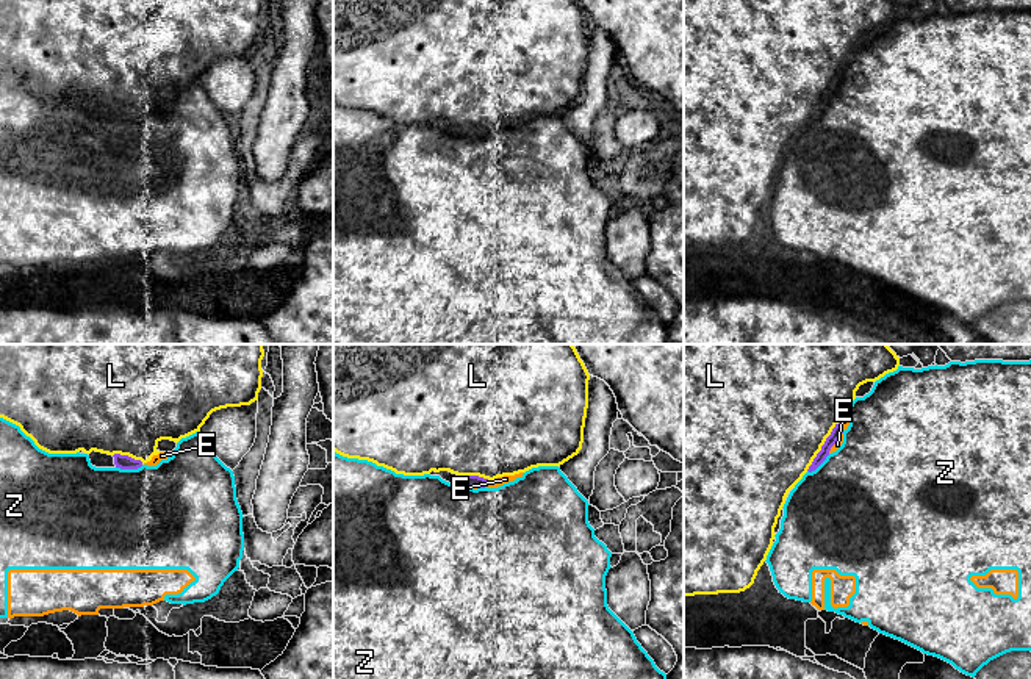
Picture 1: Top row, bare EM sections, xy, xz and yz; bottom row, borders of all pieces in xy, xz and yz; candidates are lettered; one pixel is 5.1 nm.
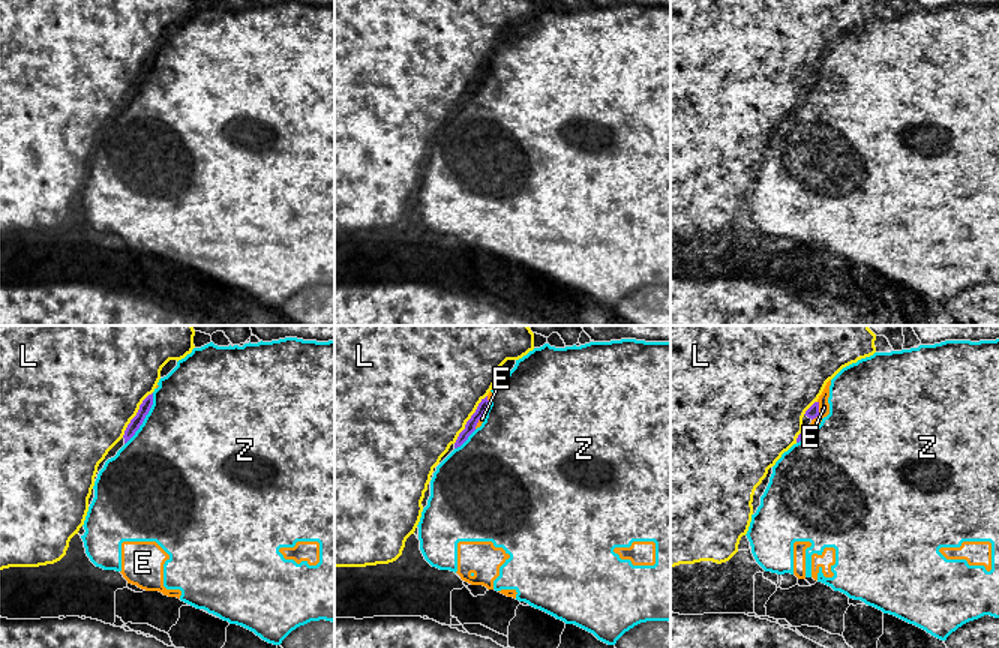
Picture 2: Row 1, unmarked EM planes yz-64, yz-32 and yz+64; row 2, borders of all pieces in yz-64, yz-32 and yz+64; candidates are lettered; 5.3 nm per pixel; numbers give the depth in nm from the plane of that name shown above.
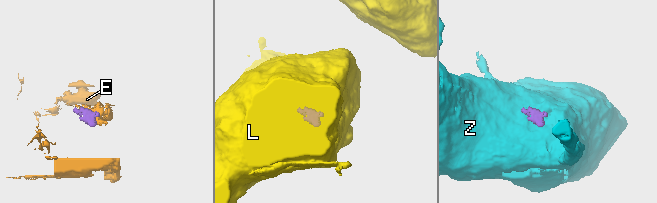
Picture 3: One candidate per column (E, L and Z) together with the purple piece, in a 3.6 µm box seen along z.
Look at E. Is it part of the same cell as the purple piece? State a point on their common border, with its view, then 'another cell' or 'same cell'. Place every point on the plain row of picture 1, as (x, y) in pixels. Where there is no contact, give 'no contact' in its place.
contact xz (488, 132); another cell

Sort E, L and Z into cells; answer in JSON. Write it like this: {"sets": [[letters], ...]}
{"sets": [["E", "Z"], ["L"]]}

